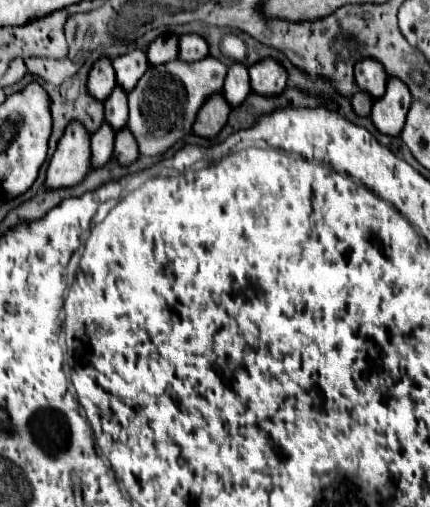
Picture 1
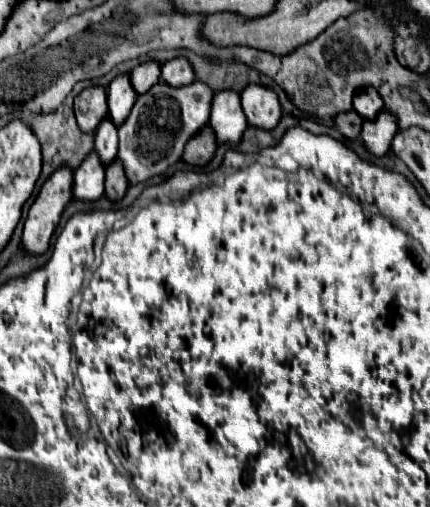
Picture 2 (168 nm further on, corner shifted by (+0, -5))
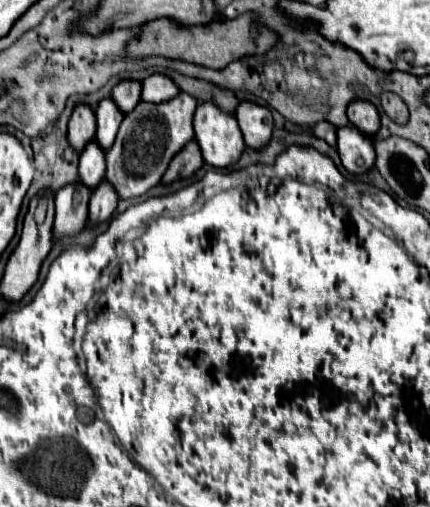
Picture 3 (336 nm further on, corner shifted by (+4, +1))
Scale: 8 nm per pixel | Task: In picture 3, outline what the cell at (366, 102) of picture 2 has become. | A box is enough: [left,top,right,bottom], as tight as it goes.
[347,102,379,138]

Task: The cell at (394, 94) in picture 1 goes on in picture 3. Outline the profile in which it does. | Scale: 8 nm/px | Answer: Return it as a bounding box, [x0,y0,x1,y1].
[337,126,375,174]

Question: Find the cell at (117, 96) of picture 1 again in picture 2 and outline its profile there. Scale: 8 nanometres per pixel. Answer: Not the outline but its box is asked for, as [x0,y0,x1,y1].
[95,116,117,164]

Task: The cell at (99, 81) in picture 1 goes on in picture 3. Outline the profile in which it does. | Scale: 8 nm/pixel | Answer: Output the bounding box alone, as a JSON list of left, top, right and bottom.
[67,106,95,152]

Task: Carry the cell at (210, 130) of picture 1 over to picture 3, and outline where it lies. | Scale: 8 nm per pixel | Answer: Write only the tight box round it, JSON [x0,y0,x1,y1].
[161,140,203,184]

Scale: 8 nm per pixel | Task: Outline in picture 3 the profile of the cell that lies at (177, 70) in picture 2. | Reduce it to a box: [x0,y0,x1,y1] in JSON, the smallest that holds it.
[141,74,177,102]

